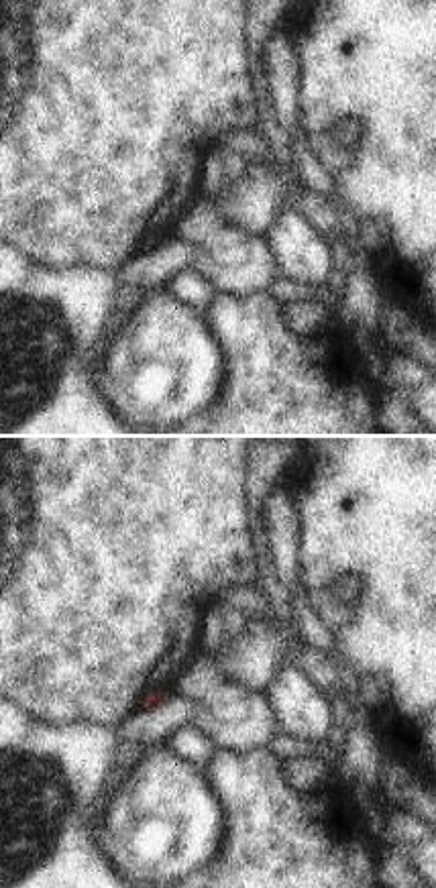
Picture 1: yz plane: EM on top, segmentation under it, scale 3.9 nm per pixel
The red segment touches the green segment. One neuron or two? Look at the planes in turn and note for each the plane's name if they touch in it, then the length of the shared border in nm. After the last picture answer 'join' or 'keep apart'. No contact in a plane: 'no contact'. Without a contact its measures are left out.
meets red in yz; contact 30 nm long

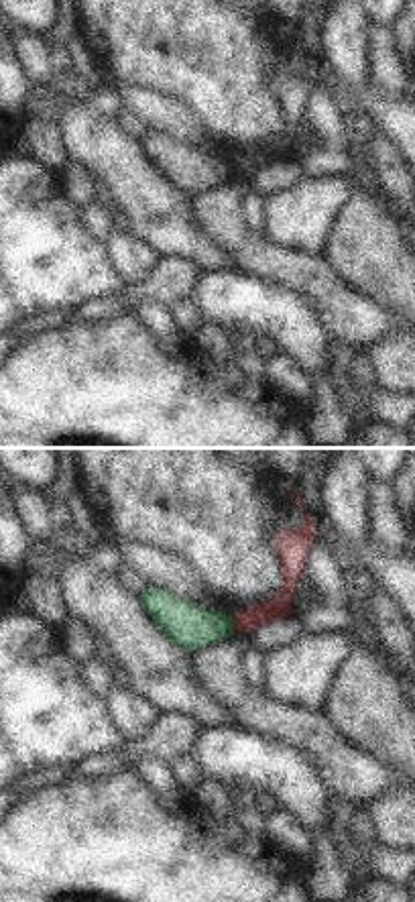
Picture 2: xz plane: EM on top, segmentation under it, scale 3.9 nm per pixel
meets red in xz; contact 60 nm long

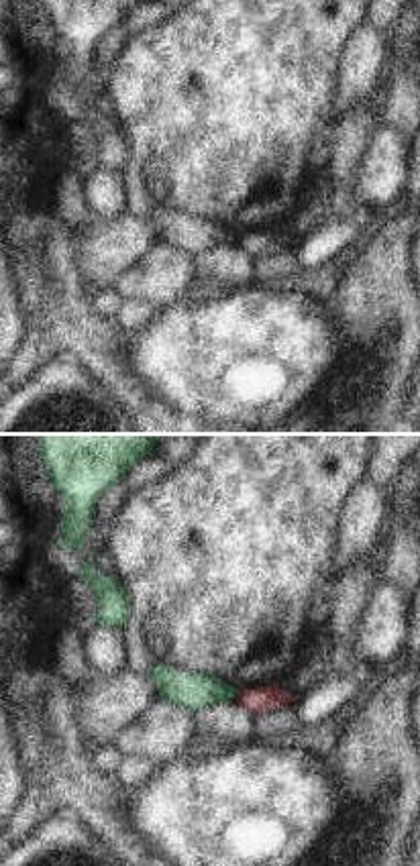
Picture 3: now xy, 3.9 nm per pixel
meets red in xy; contact 30 nm long

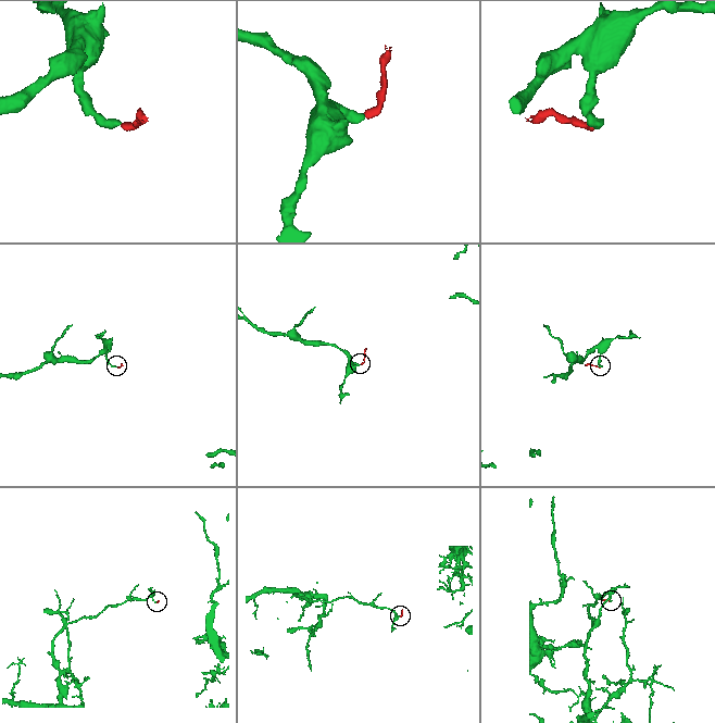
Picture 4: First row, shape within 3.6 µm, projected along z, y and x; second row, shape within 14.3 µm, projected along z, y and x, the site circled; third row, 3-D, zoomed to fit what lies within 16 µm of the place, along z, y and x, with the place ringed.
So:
keep apart

